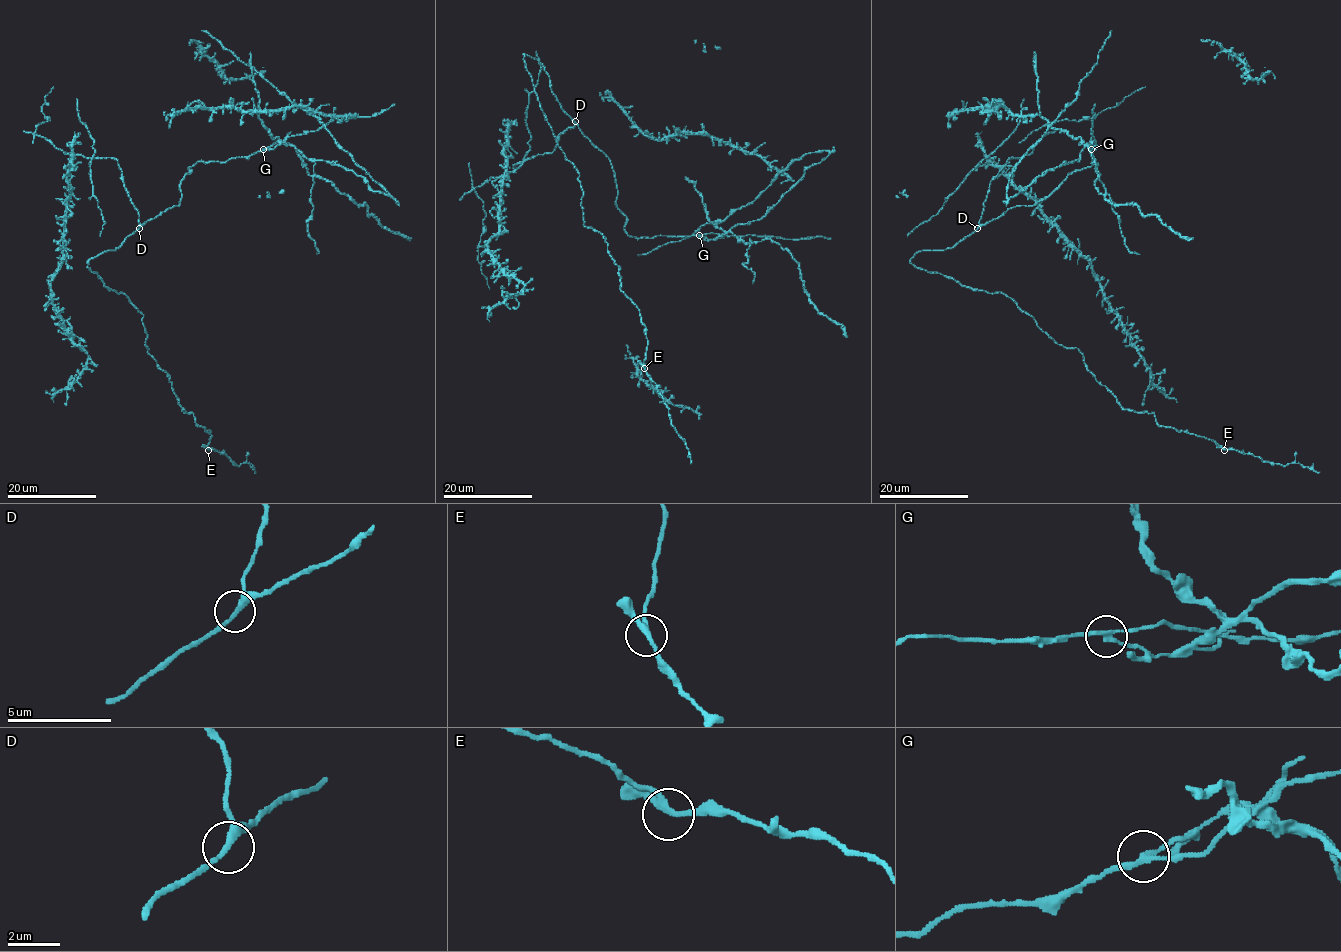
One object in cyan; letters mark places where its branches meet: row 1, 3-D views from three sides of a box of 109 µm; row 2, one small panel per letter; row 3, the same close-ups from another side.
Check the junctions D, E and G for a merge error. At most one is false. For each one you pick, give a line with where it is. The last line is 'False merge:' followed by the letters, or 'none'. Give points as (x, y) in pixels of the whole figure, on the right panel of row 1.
G: place (1091, 149)
False merge: G

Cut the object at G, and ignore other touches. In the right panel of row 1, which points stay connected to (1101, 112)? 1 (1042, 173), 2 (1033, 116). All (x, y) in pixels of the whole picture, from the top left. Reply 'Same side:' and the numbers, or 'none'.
Same side: 2

